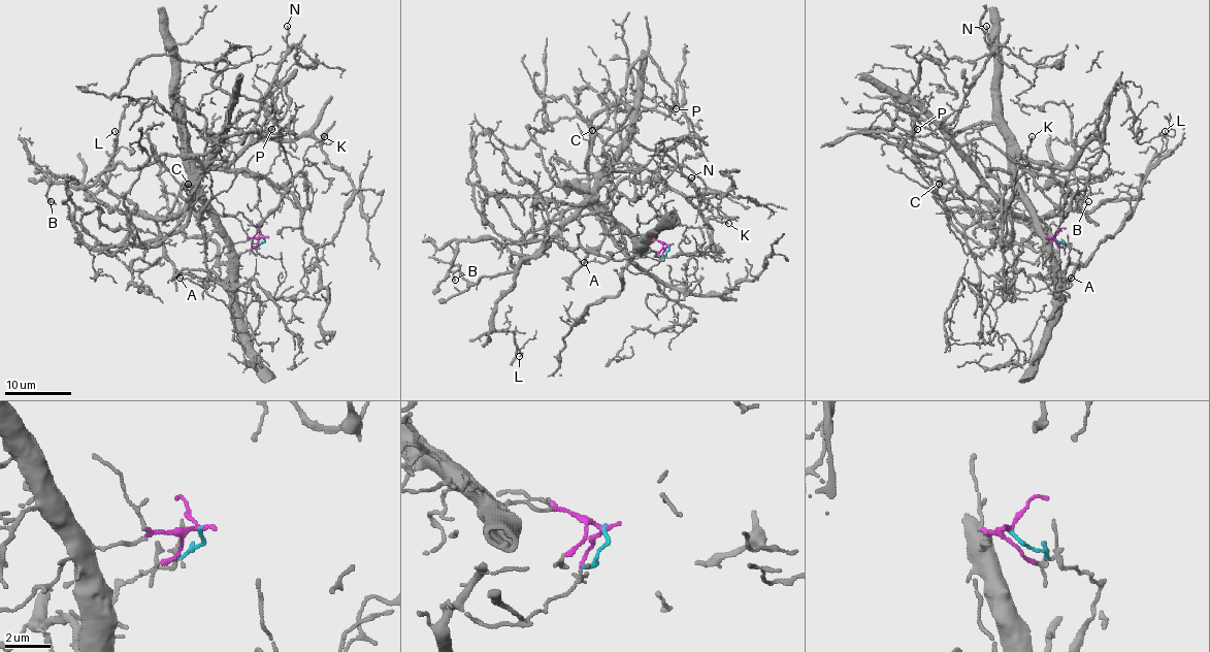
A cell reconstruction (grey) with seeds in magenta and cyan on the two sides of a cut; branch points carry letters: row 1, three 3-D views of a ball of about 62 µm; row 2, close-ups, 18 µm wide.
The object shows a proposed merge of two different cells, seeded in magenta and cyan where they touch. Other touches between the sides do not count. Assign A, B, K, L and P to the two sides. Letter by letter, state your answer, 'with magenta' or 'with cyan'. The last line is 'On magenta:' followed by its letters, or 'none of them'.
A: with cyan
B: with magenta
K: with magenta
L: with cyan
P: with magenta
On magenta: B, K, P

